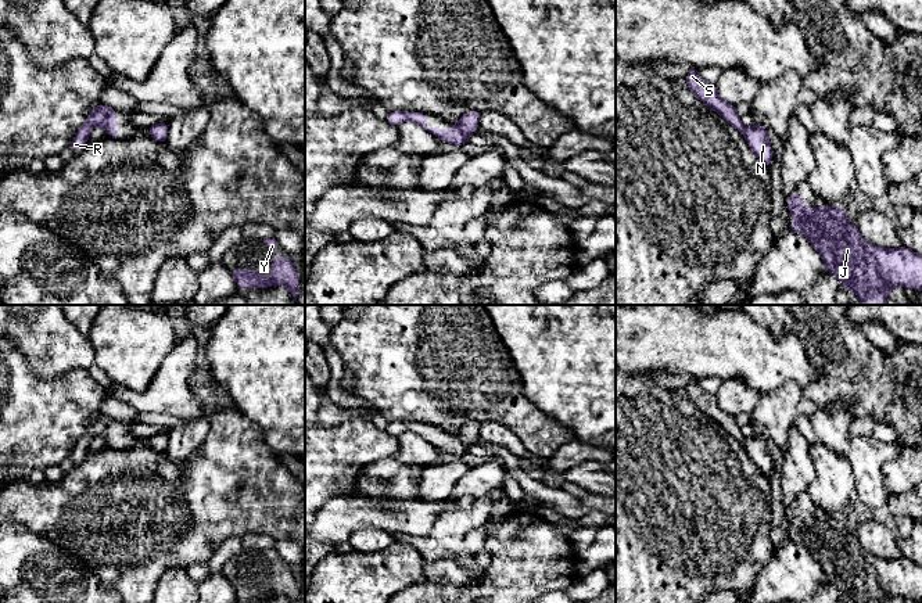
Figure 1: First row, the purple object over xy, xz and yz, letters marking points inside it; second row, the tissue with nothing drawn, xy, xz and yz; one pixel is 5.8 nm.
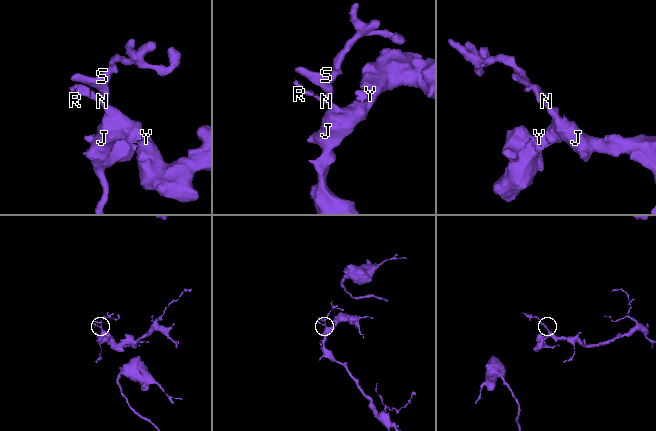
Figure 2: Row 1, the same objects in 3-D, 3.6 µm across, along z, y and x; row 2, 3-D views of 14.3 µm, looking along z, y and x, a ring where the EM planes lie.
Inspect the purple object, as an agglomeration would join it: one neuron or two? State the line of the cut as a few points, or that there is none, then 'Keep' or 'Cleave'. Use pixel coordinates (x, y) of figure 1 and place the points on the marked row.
No split. Keep

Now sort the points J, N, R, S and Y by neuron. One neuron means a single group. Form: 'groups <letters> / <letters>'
groups J N R S Y

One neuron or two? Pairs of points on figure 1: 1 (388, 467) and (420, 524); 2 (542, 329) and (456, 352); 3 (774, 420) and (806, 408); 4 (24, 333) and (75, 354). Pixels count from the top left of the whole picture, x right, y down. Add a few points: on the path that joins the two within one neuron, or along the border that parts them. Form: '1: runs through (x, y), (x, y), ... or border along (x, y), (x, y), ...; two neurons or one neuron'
1: border along (419, 498), (391, 503), (375, 502); two neurons
2: border along (491, 319), (517, 369); two neurons
3: border along (802, 395), (797, 404), (797, 415); two neurons
4: runs through (36, 333), (42, 333), (56, 347), (63, 348); one neuron

